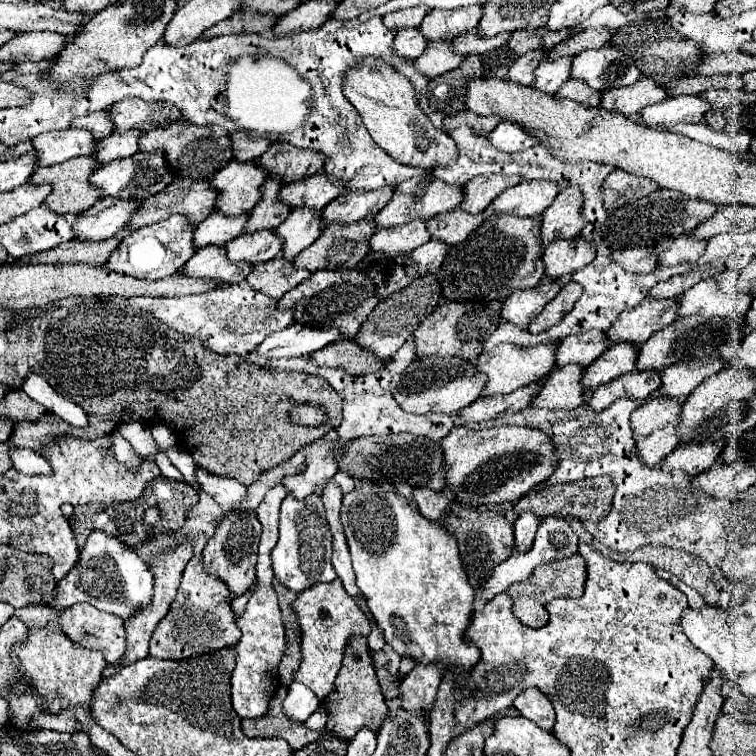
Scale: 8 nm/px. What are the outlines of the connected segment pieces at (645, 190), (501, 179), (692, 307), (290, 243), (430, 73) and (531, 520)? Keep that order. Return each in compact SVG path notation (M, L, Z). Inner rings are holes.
M616 169L602 183L602 201L606 209L616 209L640 197L646 197L656 189L658 187L654 187L650 179L636 179L634 175L626 175L624 171Z
M490 175L490 177L472 179L470 183L466 183L462 187L464 199L460 203L460 209L470 215L482 213L494 201L494 197L498 197L508 187L518 185L520 181L522 181L520 177L504 177L504 175Z
M714 279L700 281L678 299L678 317L700 315L704 319L712 317L734 317L750 301L750 295L730 295L718 291Z
M300 207L300 209L294 209L274 233L284 239L282 257L288 261L294 261L294 257L300 251L304 251L320 237L320 231L322 231L320 213Z
M428 43L426 51L414 61L414 67L418 73L422 73L428 79L440 77L462 63L462 55L454 55L450 51L450 43Z
M522 513L522 517L516 519L514 537L516 537L516 551L518 553L530 551L530 547L534 543L536 529L538 529L538 523L540 523L540 519L534 517L532 513Z

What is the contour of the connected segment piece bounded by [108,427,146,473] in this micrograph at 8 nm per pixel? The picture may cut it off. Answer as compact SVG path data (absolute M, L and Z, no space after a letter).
M114 427L110 433L108 433L108 439L110 439L110 455L122 465L126 467L128 471L136 473L140 469L140 465L144 463L144 455L140 455L138 451L134 451L134 447L120 435L118 427Z

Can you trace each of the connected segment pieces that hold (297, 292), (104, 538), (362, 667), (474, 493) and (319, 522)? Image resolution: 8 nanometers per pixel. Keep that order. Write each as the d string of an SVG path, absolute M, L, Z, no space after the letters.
M336 269L336 271L314 271L306 281L290 289L280 301L278 307L292 309L294 321L312 329L338 327L340 339L354 339L360 325L368 319L378 299L374 295L374 285L366 275L356 269Z
M92 531L86 539L86 545L80 553L80 561L76 563L74 571L70 571L58 583L58 603L54 603L54 607L64 609L74 603L86 601L102 611L120 615L122 619L130 619L142 607L148 607L152 603L152 597L154 597L154 575L148 563L144 563L120 539L102 531Z
M362 637L350 639L344 661L342 661L342 669L338 671L336 689L330 697L326 697L322 701L322 705L328 711L326 731L332 733L334 737L350 741L352 735L358 733L362 727L378 733L378 727L382 727L382 723L388 715L388 707L384 703L384 695L380 691L380 685L376 679L376 669L374 669L366 639L362 639Z
M454 427L440 441L440 447L444 453L444 489L454 493L454 503L468 507L492 507L504 501L518 501L554 471L552 443L542 431L526 427L494 427L482 431Z
M286 495L280 509L280 539L272 551L272 569L278 583L286 589L302 593L310 585L320 581L332 581L336 571L332 567L332 535L326 523L324 505L318 495L298 501L292 495Z

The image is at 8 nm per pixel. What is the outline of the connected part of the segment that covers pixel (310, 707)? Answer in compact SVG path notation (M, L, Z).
M294 681L288 687L288 695L284 699L284 715L292 721L304 723L318 709L318 705L318 697L306 685Z

